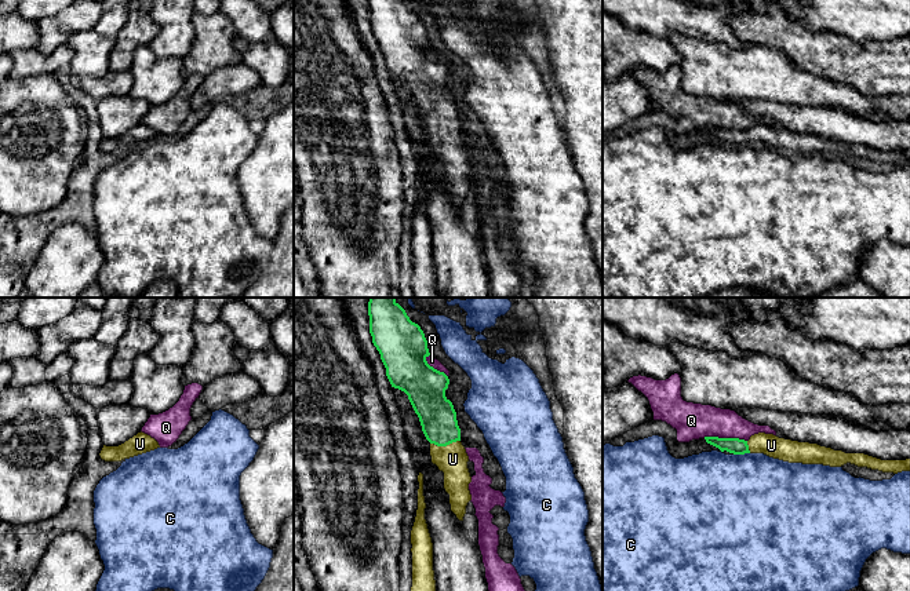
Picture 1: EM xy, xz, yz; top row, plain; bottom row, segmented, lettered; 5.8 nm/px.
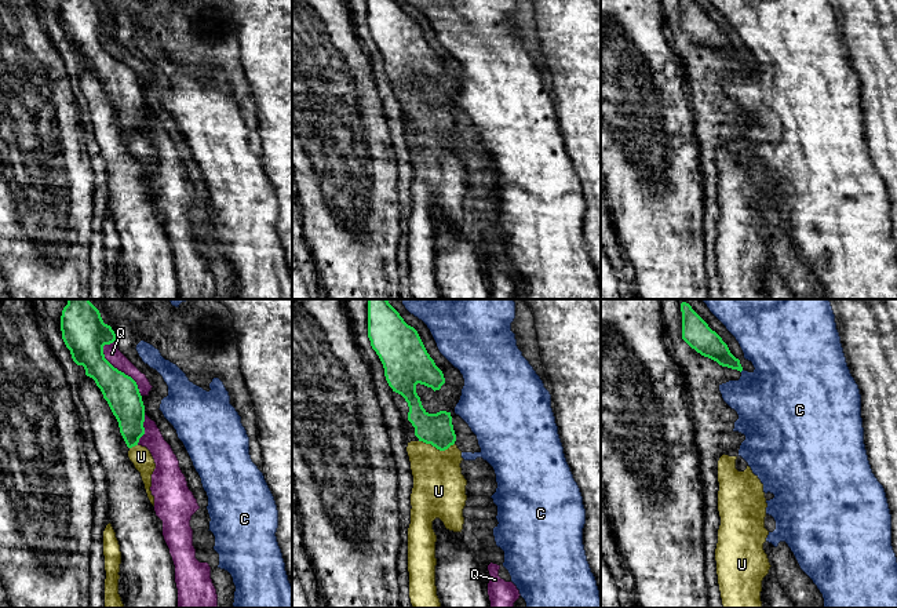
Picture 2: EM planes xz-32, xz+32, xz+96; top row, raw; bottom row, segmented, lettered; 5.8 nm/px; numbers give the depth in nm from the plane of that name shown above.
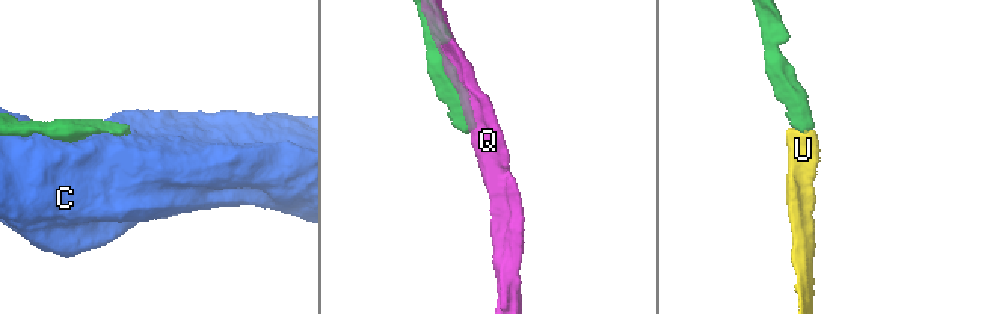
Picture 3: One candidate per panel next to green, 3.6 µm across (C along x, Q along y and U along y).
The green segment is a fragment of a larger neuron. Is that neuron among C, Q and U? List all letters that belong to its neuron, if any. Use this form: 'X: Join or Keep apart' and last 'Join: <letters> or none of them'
C: Keep apart
Q: Keep apart
U: Join
Join: U

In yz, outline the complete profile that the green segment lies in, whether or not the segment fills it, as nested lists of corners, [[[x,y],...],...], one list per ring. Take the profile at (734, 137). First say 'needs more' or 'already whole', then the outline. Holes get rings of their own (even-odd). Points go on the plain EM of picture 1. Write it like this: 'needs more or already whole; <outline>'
needs more; [[[765,124],[754,125],[749,132],[718,128],[705,128],[705,131],[721,143],[727,142],[734,146],[764,145],[789,154],[823,156],[830,158],[841,158],[851,154],[858,158],[893,165],[910,163],[910,150],[881,152],[864,145],[845,145],[818,135],[785,131]]]

